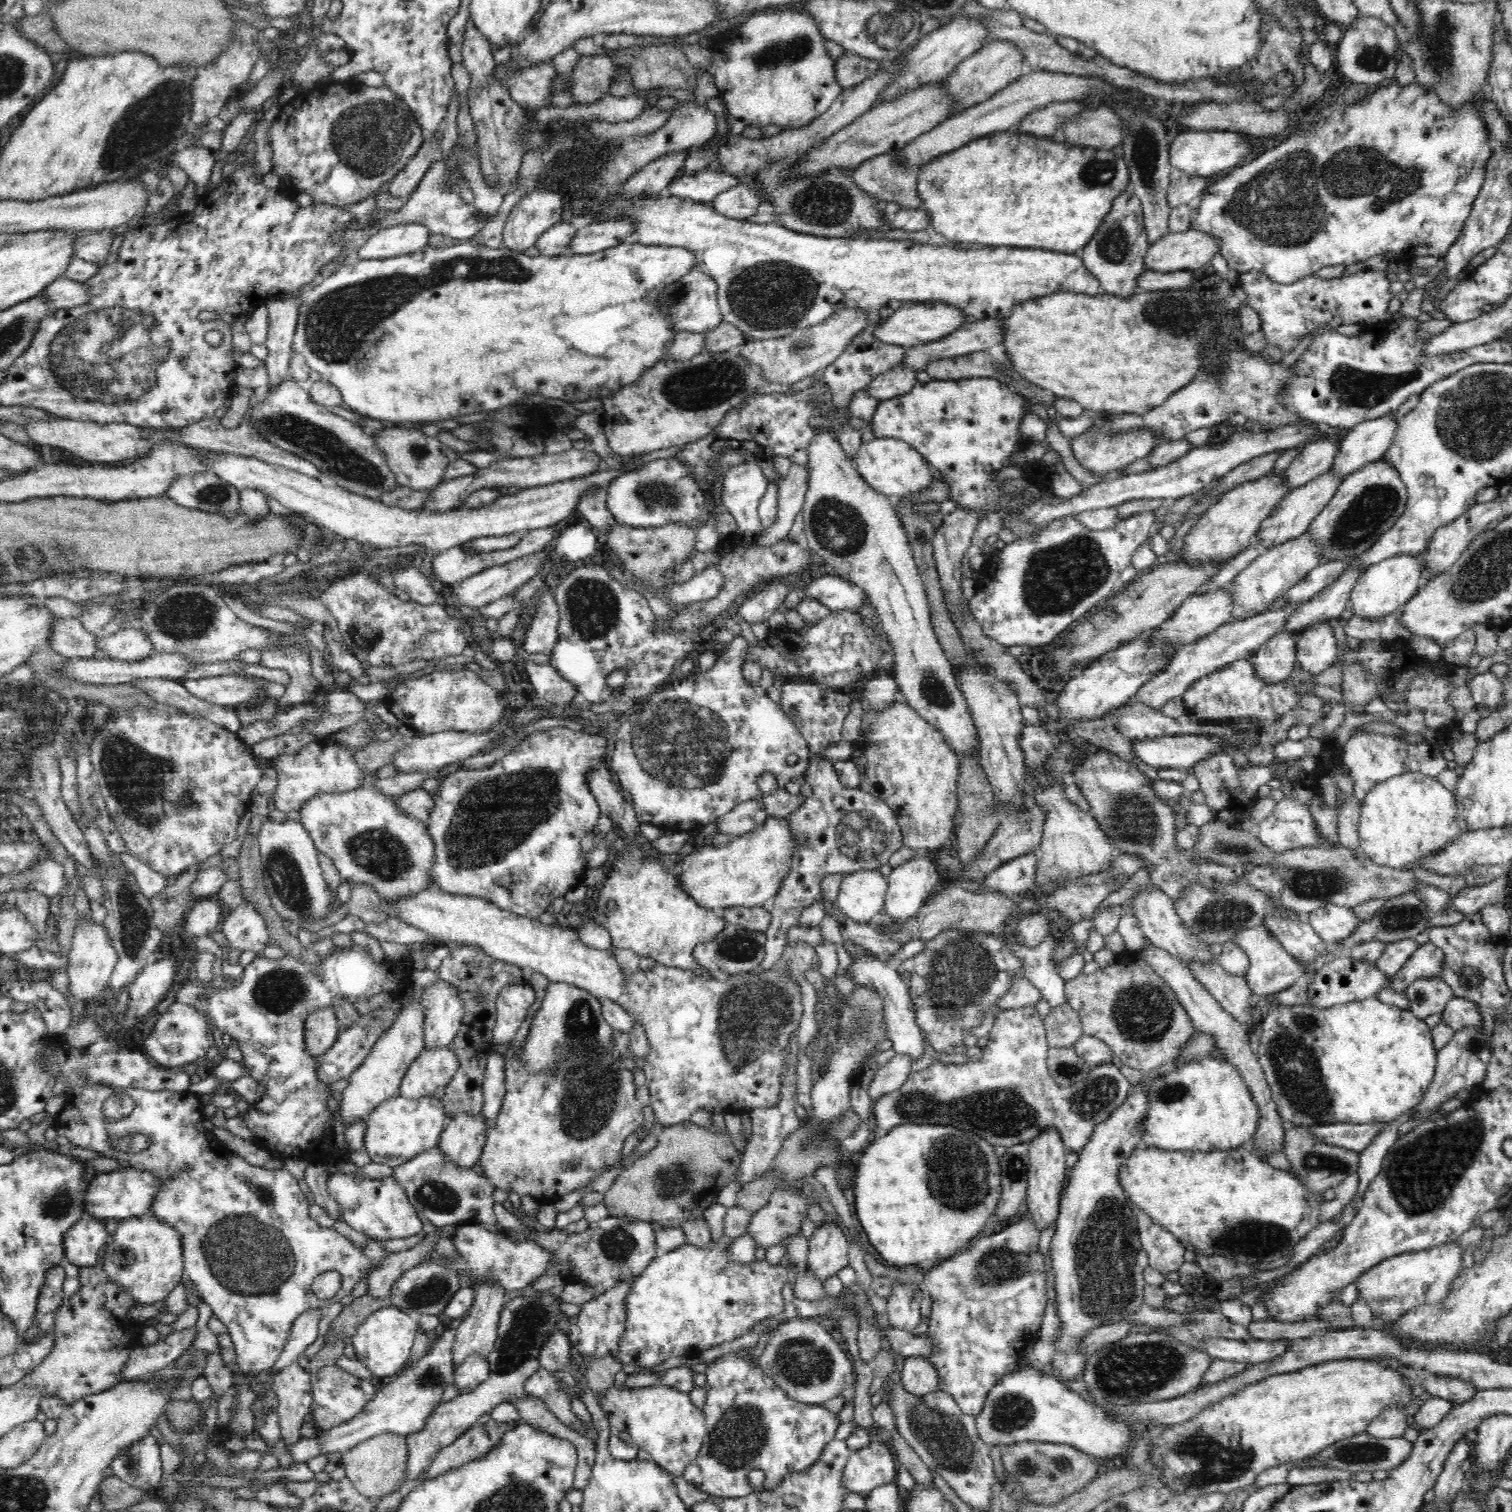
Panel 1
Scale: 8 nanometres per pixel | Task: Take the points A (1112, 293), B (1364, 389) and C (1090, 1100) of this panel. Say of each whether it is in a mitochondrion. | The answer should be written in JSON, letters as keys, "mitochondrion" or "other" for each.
{"A":"other","B":"mitochondrion","C":"mitochondrion"}

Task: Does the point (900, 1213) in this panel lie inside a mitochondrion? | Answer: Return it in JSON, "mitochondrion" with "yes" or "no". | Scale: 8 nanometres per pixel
{"mitochondrion":"no"}

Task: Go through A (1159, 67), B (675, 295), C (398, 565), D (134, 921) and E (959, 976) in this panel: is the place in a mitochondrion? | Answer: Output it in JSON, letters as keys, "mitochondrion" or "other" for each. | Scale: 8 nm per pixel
{"A":"other","B":"mitochondrion","C":"other","D":"mitochondrion","E":"mitochondrion"}

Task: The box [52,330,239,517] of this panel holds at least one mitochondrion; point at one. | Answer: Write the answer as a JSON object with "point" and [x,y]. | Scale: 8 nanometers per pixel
{"point":[216,494]}

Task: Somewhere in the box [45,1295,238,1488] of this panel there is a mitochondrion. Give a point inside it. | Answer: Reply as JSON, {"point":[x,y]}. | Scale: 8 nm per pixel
{"point":[129,1461]}

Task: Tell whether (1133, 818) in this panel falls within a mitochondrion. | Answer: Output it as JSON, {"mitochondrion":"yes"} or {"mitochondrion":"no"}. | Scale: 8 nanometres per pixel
{"mitochondrion":"yes"}

